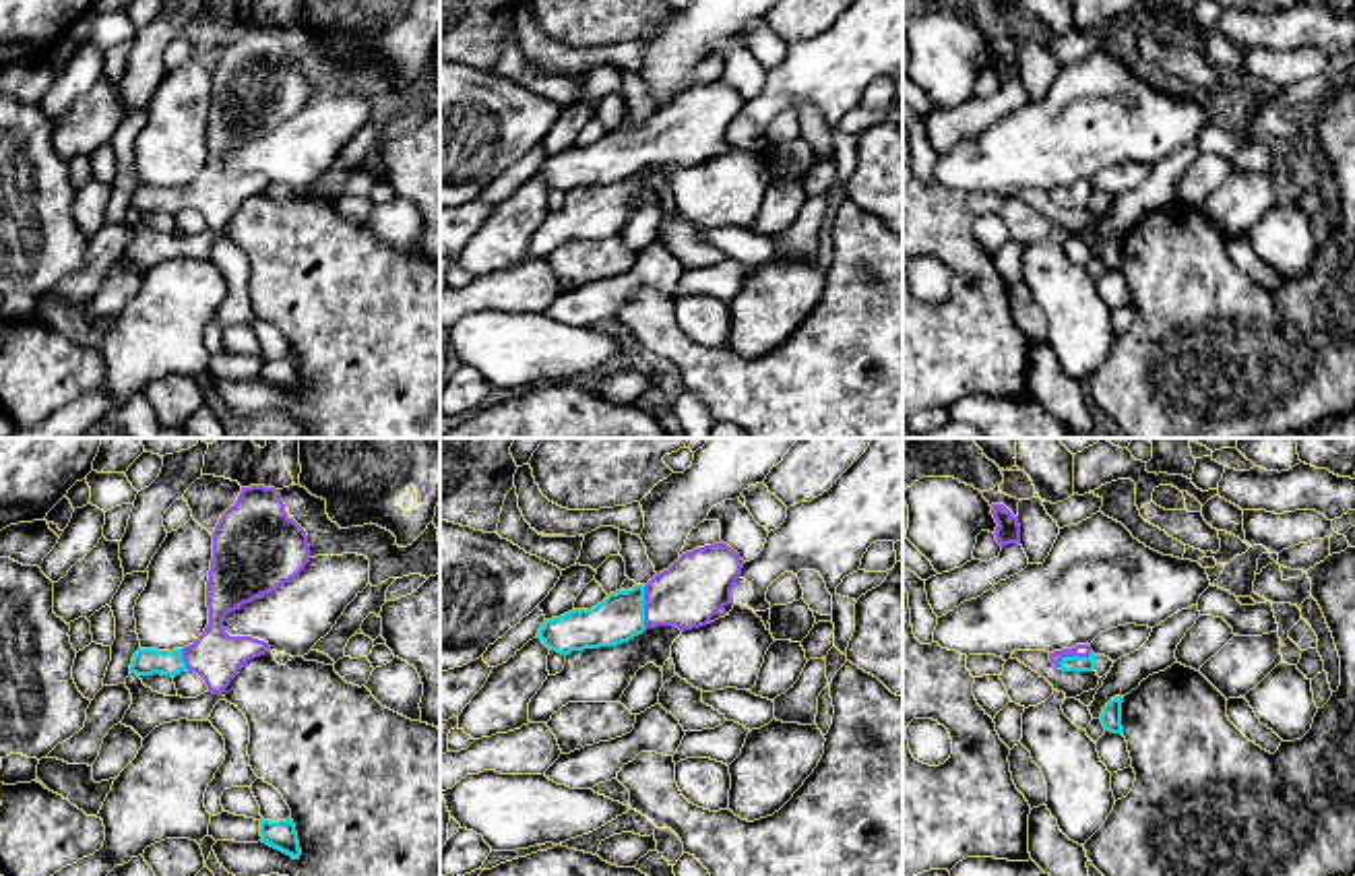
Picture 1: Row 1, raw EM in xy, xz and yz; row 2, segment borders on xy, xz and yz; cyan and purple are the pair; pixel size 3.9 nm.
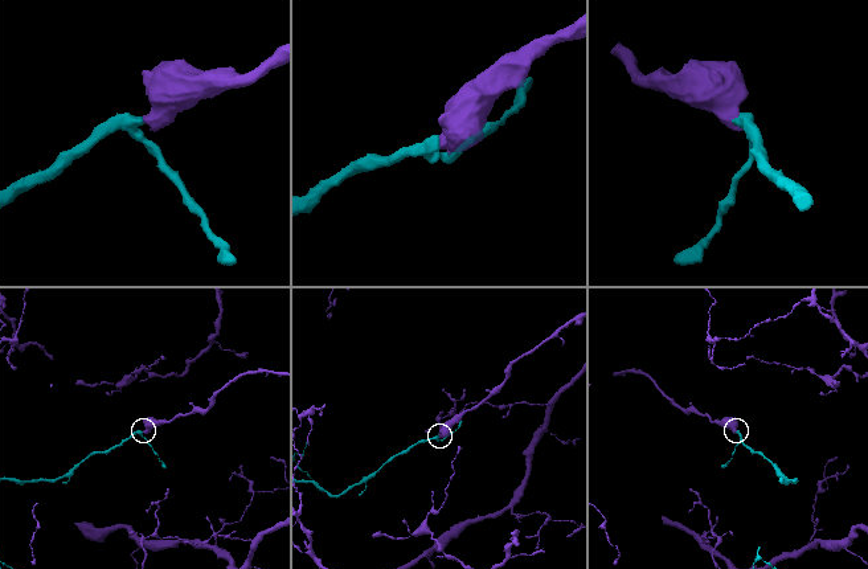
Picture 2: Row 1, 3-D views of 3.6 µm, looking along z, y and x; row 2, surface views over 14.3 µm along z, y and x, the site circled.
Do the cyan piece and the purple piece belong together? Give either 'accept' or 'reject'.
accept

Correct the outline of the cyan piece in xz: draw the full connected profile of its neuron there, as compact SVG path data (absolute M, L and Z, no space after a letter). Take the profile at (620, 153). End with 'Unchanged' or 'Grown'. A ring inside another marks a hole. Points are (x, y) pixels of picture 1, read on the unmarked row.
M727 81L696 85L682 91L667 107L644 124L609 130L591 147L572 147L545 157L537 176L549 188L616 184L655 163L692 167L733 138L731 126L742 112L744 97Z. Grown

